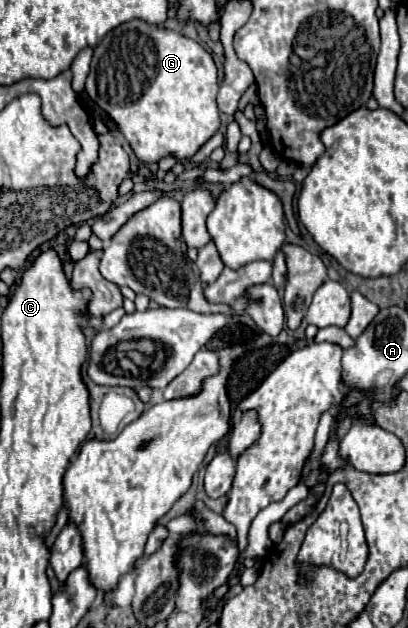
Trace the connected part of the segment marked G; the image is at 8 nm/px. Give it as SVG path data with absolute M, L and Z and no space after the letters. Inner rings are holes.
M131 20L111 30L95 48L91 70L85 82L89 98L103 108L119 126L141 162L159 162L163 156L173 154L177 158L193 156L219 128L217 108L217 68L209 52L195 40L161 26L153 26L145 20Z

